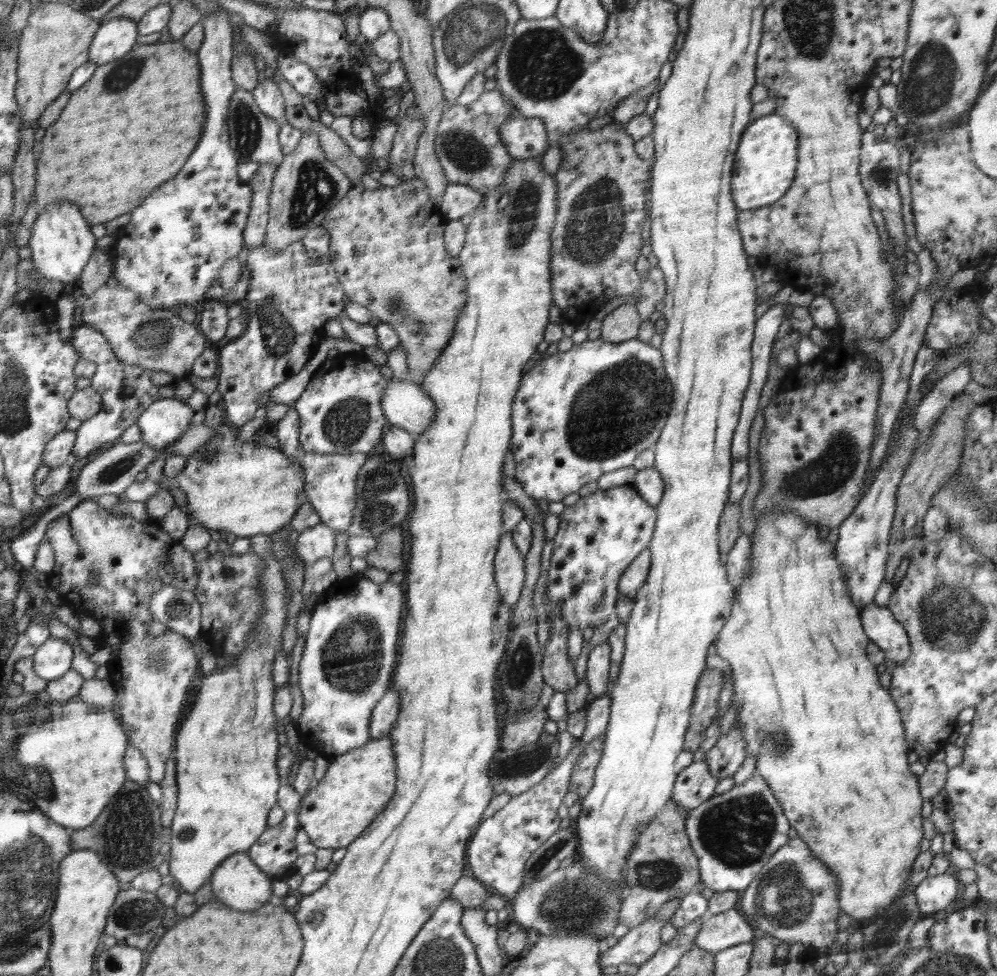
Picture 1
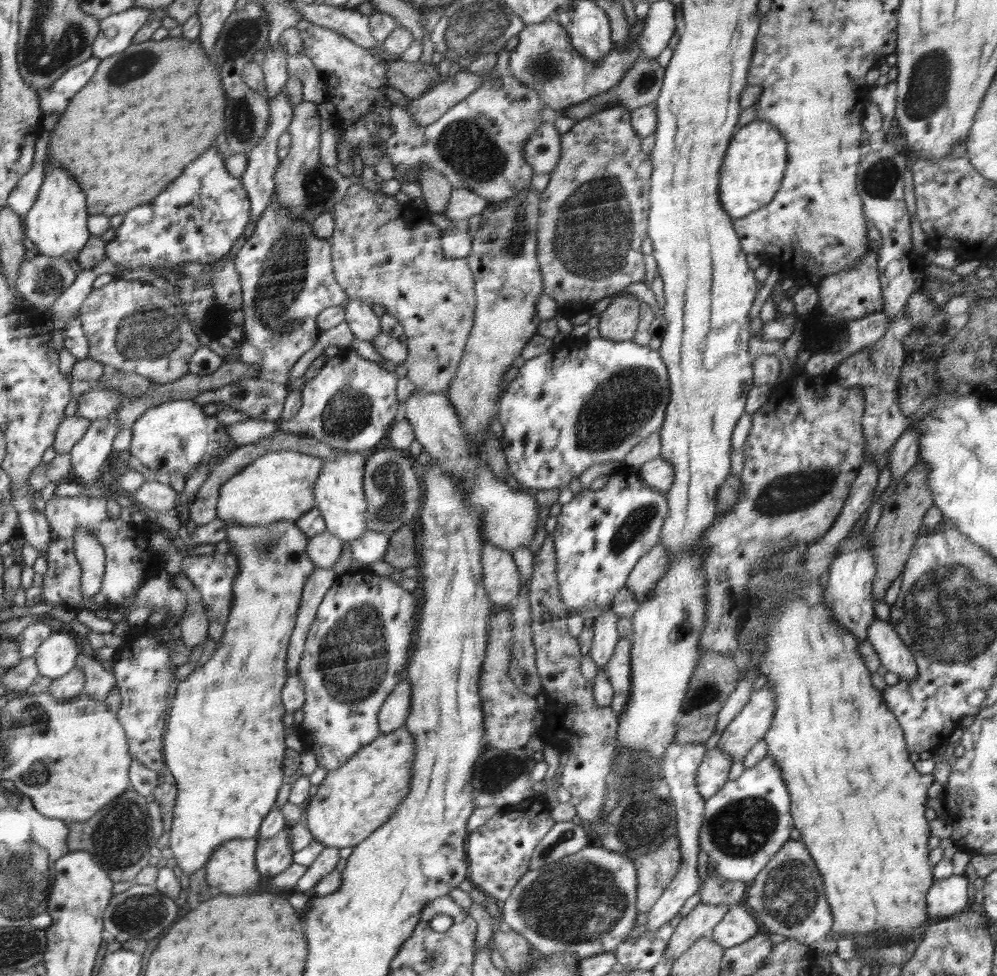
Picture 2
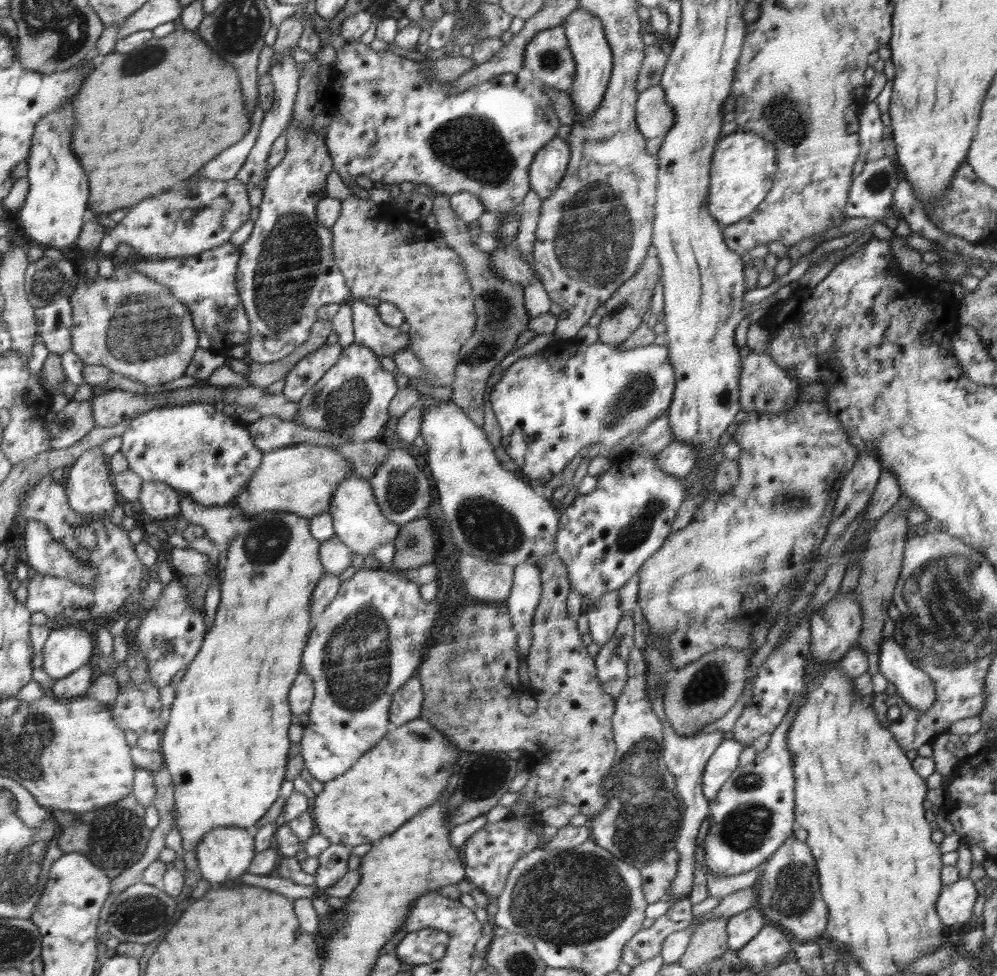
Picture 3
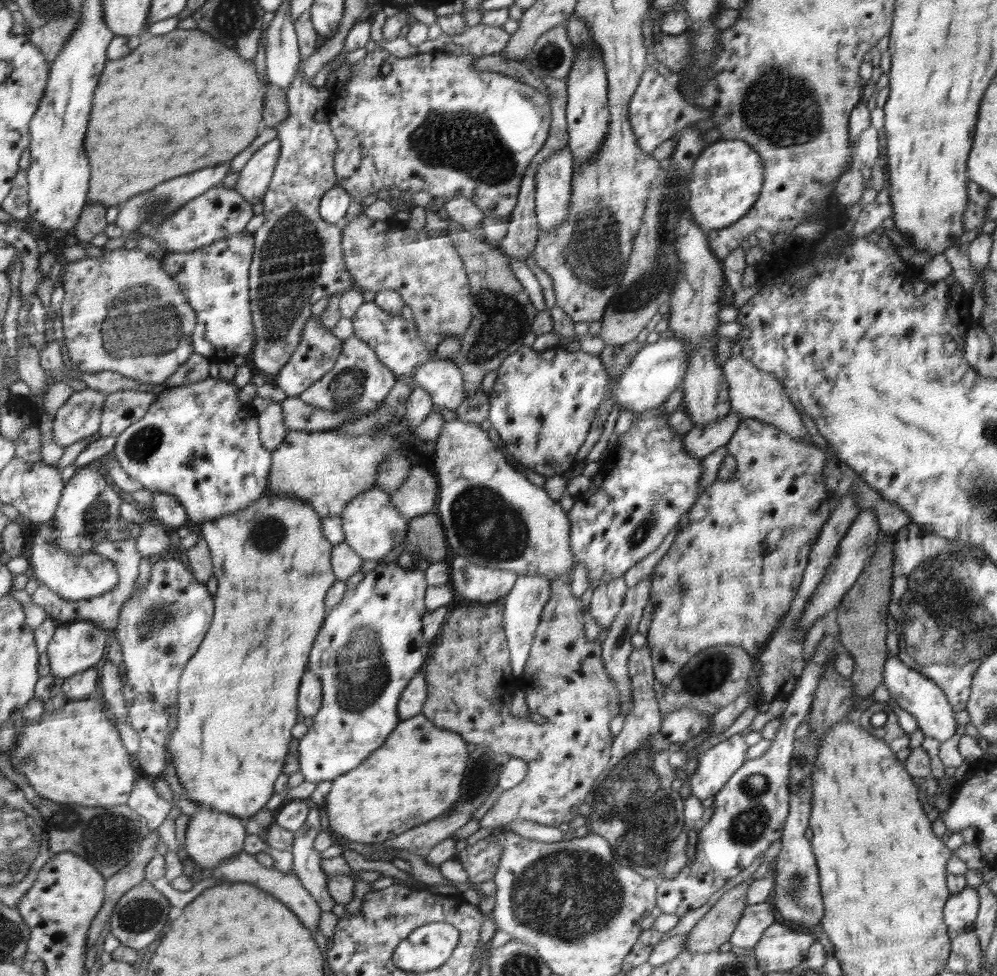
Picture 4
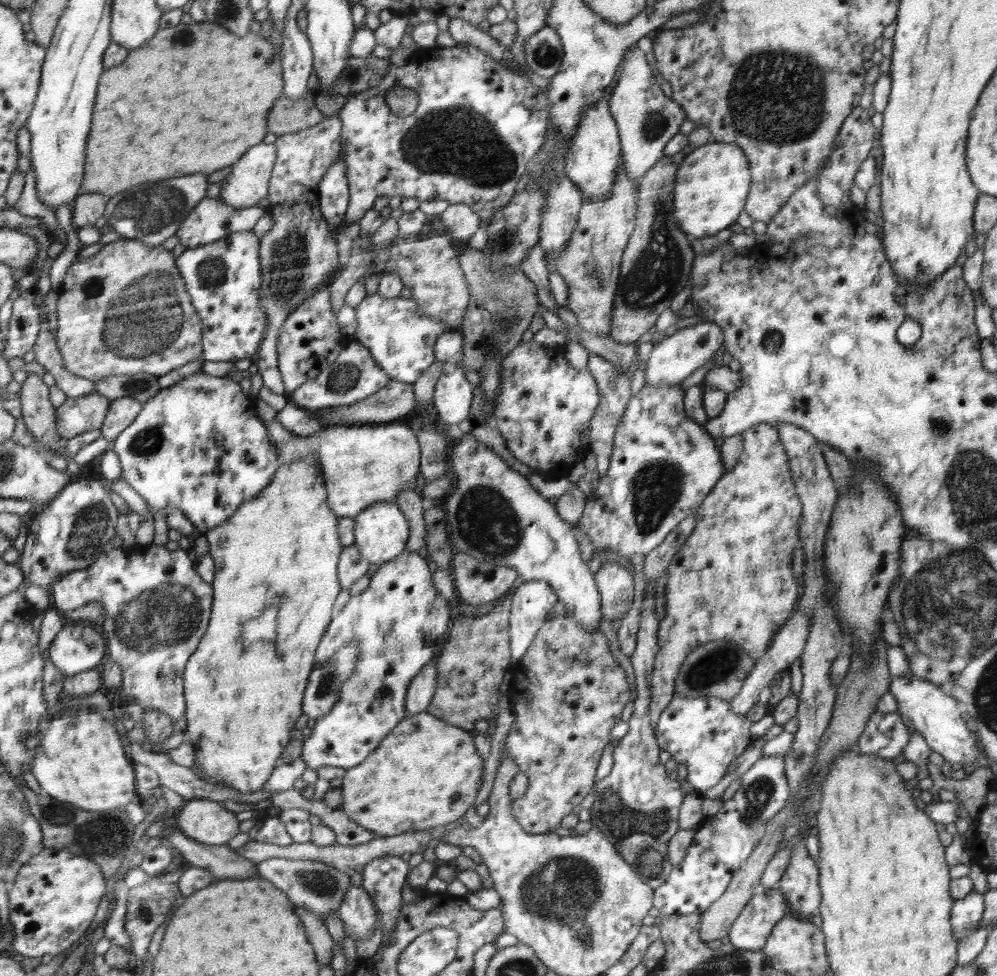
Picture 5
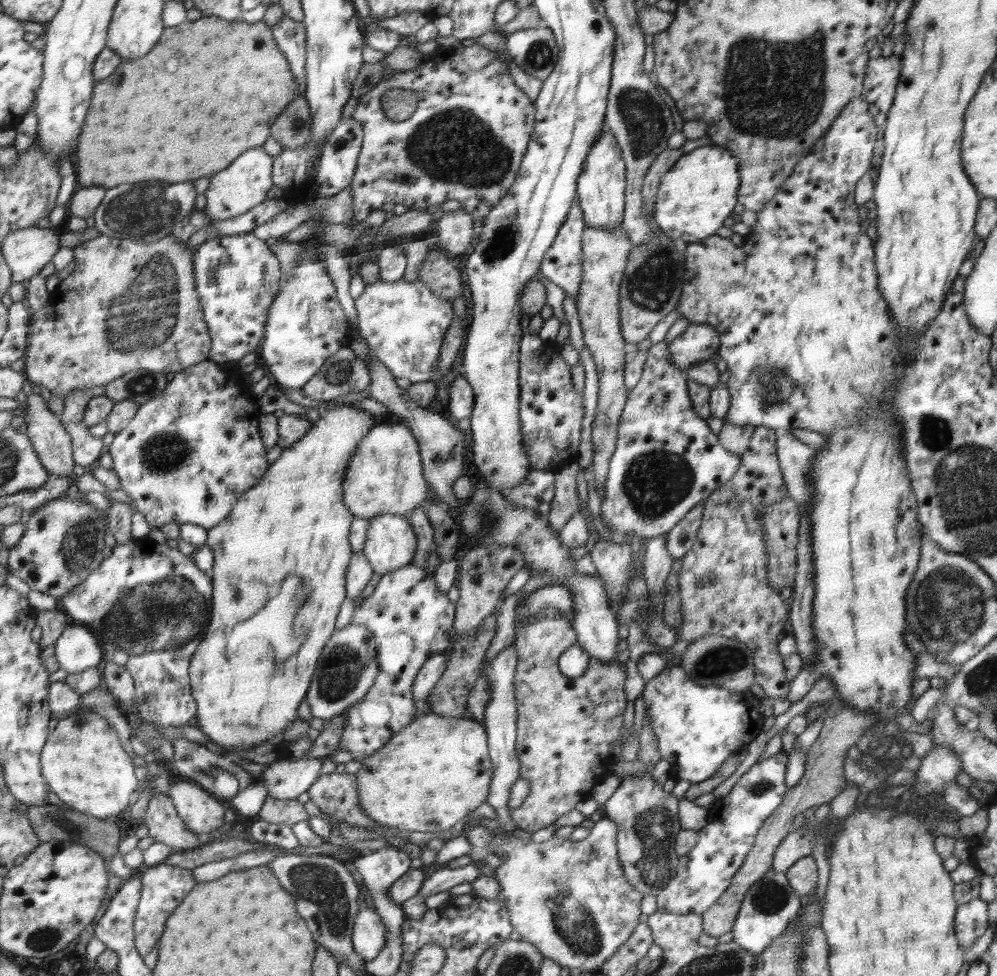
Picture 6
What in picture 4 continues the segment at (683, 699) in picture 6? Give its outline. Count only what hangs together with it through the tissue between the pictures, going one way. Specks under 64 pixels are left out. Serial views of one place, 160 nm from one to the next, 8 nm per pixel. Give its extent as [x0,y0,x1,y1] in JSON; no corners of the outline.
[662,708,748,799]

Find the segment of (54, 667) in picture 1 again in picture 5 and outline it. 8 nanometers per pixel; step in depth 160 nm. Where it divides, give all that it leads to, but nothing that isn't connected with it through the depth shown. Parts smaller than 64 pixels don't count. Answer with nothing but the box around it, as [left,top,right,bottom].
[47,624,106,676]

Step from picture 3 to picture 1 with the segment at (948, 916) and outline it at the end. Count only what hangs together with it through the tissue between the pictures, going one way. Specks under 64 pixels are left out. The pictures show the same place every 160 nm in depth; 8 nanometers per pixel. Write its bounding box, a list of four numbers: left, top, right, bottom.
[913,874,958,917]

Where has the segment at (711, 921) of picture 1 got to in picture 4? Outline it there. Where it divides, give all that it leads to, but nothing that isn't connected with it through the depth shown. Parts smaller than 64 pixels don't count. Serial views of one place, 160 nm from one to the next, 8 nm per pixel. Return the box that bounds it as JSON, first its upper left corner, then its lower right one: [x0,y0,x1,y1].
[730,901,776,951]

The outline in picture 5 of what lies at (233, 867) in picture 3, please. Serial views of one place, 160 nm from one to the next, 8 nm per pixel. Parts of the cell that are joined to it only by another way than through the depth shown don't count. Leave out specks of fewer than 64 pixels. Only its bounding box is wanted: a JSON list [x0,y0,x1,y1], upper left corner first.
[177,799,238,845]

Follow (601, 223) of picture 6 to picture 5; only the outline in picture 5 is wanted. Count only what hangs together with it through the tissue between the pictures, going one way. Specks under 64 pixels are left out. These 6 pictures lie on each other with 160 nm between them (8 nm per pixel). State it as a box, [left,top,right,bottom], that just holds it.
[565,97,622,202]

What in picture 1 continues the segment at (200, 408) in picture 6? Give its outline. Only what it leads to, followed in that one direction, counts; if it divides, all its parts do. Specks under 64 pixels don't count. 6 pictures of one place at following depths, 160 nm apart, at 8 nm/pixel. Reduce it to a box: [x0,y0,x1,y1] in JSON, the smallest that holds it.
[135,398,194,450]

